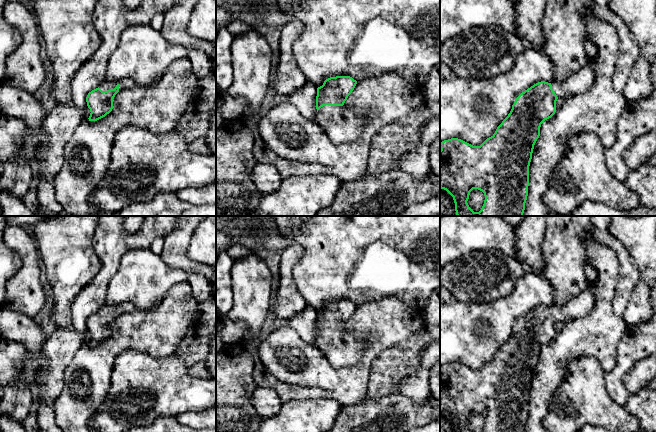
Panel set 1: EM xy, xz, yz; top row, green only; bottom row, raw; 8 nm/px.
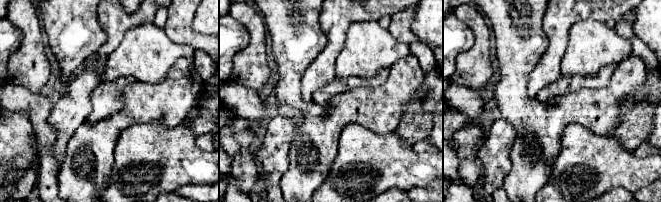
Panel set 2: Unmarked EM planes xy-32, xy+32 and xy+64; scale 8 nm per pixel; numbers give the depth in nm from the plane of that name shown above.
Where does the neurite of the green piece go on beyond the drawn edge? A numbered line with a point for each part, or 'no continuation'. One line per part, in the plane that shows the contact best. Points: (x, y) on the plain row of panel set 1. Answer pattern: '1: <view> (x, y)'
1: xy (125, 307)

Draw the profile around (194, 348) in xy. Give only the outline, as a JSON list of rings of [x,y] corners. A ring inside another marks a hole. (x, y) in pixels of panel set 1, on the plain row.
[[[216,298],[200,303],[192,325],[173,354],[178,355],[189,367],[207,358],[210,337],[216,330]]]

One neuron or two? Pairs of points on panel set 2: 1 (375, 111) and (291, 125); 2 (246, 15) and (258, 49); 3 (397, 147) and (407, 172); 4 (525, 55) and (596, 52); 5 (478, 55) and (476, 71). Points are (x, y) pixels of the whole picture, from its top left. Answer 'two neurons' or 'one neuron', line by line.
1: two neurons
2: one neuron
3: one neuron
4: two neurons
5: one neuron

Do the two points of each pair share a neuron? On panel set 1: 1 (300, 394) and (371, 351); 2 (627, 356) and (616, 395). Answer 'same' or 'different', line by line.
1: different
2: same

